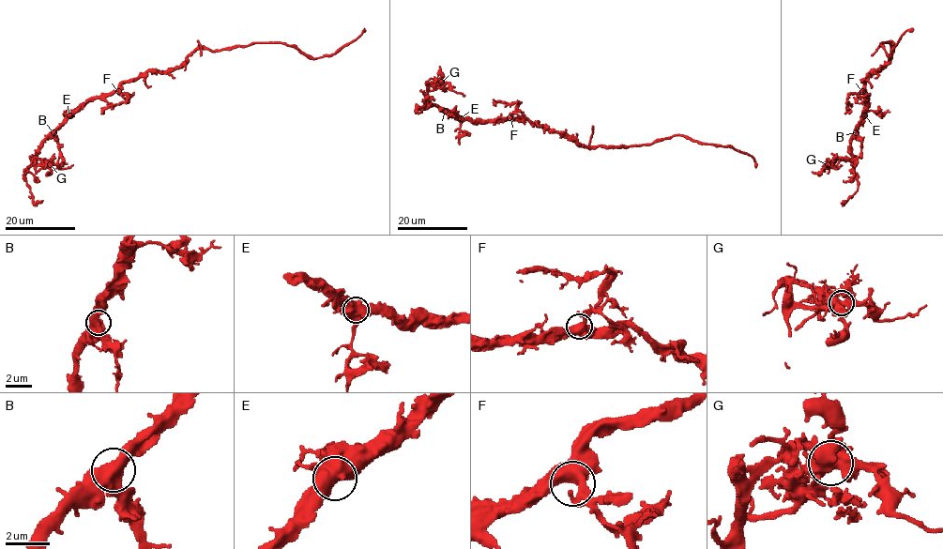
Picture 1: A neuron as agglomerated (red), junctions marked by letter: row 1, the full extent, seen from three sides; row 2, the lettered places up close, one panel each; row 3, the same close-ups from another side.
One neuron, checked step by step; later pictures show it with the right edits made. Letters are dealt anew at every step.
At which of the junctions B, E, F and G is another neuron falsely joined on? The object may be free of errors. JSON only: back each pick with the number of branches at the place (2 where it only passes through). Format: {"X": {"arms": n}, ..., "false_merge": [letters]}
{"false_merge": []}

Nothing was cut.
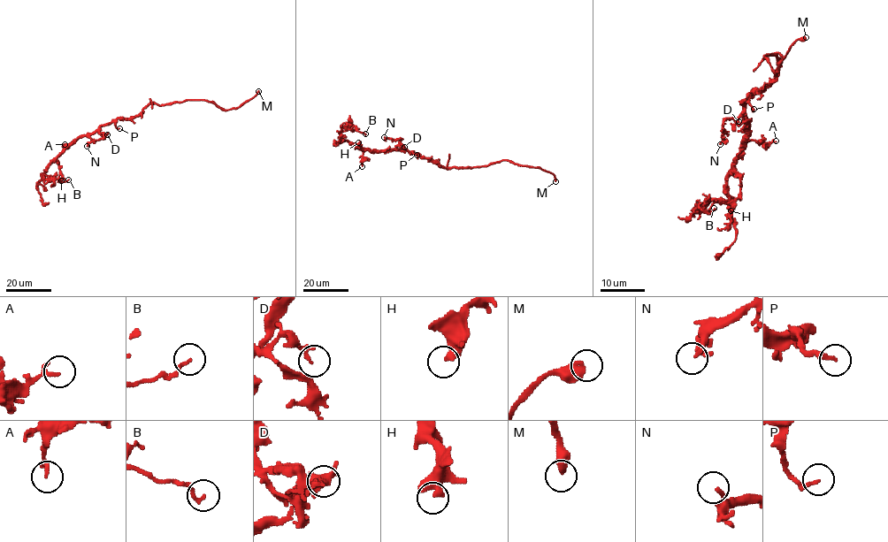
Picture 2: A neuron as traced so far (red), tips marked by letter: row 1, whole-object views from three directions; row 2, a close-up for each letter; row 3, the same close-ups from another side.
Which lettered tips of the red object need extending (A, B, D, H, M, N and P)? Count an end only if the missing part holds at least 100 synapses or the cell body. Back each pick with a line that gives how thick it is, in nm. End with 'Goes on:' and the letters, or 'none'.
M: 400 nm
Goes on: M

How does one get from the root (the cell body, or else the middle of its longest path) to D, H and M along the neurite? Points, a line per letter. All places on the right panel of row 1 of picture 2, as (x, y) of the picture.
D: (762, 89), (754, 90), (743, 102), (743, 114), (733, 125), (738, 121)
H: (762, 89), (754, 90), (743, 102), (747, 135), (745, 147), (734, 165), (740, 190), (731, 210)
M: (762, 89), (776, 78), (778, 63), (780, 64), (776, 55), (765, 56), (775, 73), (788, 49), (806, 37)

